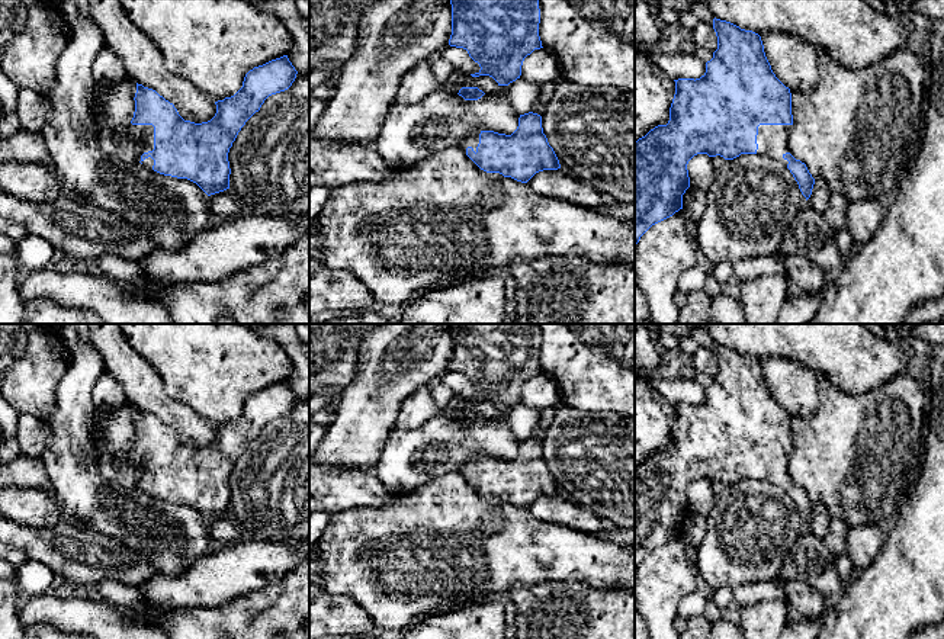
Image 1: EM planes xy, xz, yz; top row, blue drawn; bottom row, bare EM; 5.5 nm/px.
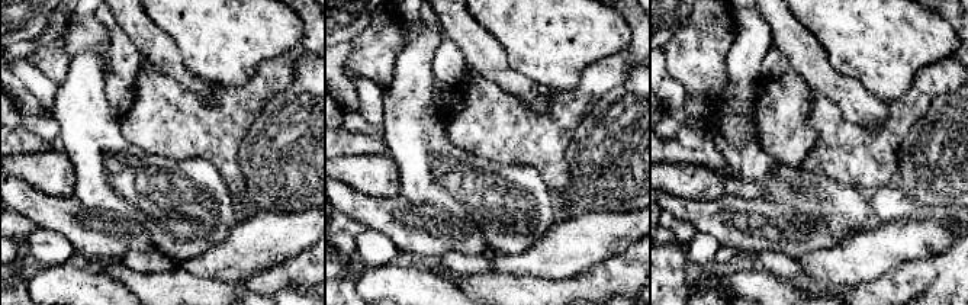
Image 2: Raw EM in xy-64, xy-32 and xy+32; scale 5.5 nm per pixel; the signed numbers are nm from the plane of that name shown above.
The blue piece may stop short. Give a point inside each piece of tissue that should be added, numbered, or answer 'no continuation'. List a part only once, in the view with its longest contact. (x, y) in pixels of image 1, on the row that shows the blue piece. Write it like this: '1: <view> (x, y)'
1: xy (143, 134)

